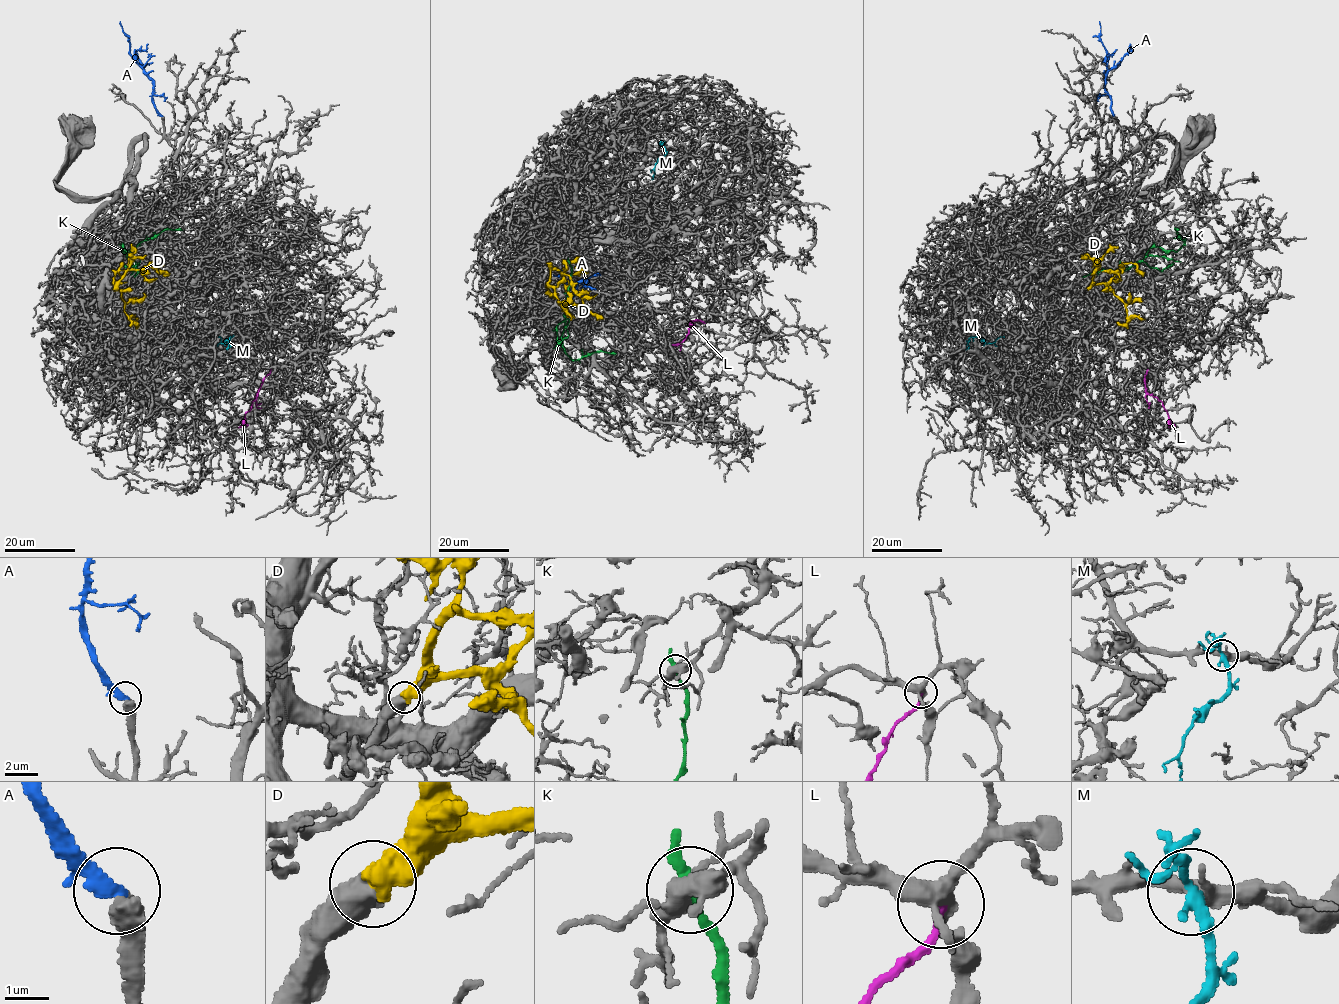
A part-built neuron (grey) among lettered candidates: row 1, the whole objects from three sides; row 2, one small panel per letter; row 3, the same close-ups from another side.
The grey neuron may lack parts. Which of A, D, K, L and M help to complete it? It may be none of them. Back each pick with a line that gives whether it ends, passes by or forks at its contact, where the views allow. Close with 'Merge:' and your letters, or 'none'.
A: It passes by
D: It ends there
M: It forks there
Merge: A, D, M

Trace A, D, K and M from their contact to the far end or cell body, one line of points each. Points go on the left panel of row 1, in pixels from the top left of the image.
A: (162, 116), (153, 101), (153, 81), (130, 53), (130, 42), (120, 21)
D: (115, 289), (129, 270), (141, 270), (149, 263), (155, 263), (170, 274)
K: (135, 275), (138, 271), (133, 268), (133, 260), (123, 246), (131, 252), (141, 242), (166, 229), (182, 230)
M: (230, 337), (224, 343), (218, 337)

